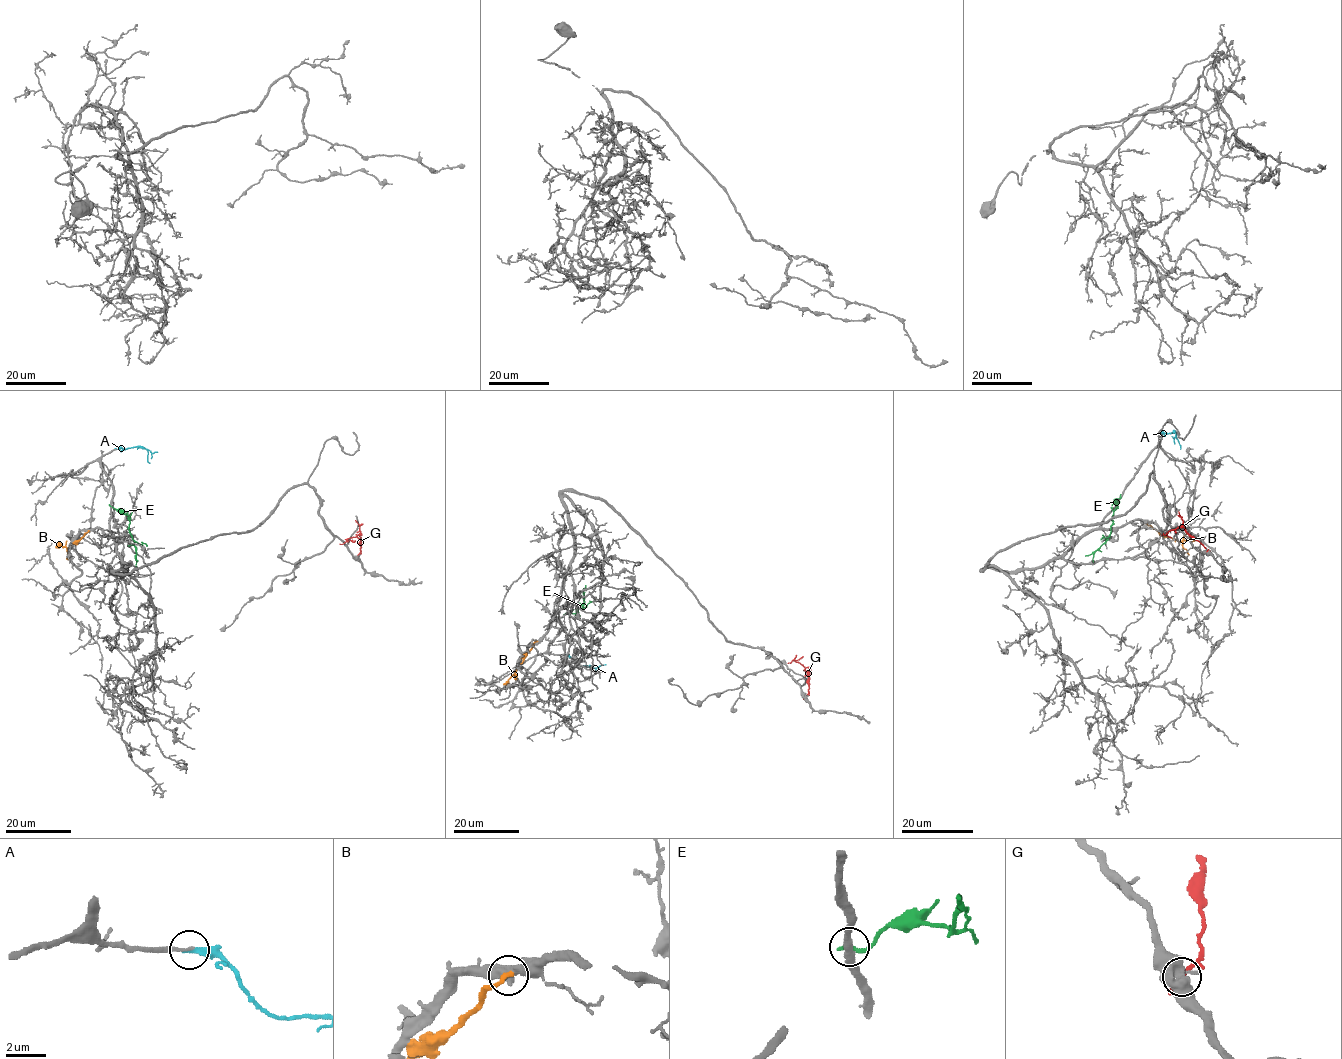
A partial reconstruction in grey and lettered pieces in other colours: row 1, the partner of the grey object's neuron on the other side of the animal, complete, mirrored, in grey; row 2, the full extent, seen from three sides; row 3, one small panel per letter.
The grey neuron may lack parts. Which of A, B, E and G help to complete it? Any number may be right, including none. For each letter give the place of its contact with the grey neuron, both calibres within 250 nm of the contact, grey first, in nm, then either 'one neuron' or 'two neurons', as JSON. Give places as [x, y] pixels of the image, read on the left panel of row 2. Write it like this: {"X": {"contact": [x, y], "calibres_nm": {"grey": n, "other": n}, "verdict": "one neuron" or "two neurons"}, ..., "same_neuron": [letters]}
{"A": {"contact": [116, 448], "calibres_nm": {"grey": 150, "other": 320}, "verdict": "one neuron"}, "B": {"contact": [89, 531], "calibres_nm": {"grey": 550, "other": 280}, "verdict": "two neurons"}, "E": {"contact": [111, 506], "calibres_nm": {"grey": 340, "other": 240}, "verdict": "two neurons"}, "G": {"contact": [357, 555], "calibres_nm": {"grey": 700, "other": 300}, "verdict": "two neurons"}, "same_neuron": ["A"]}

